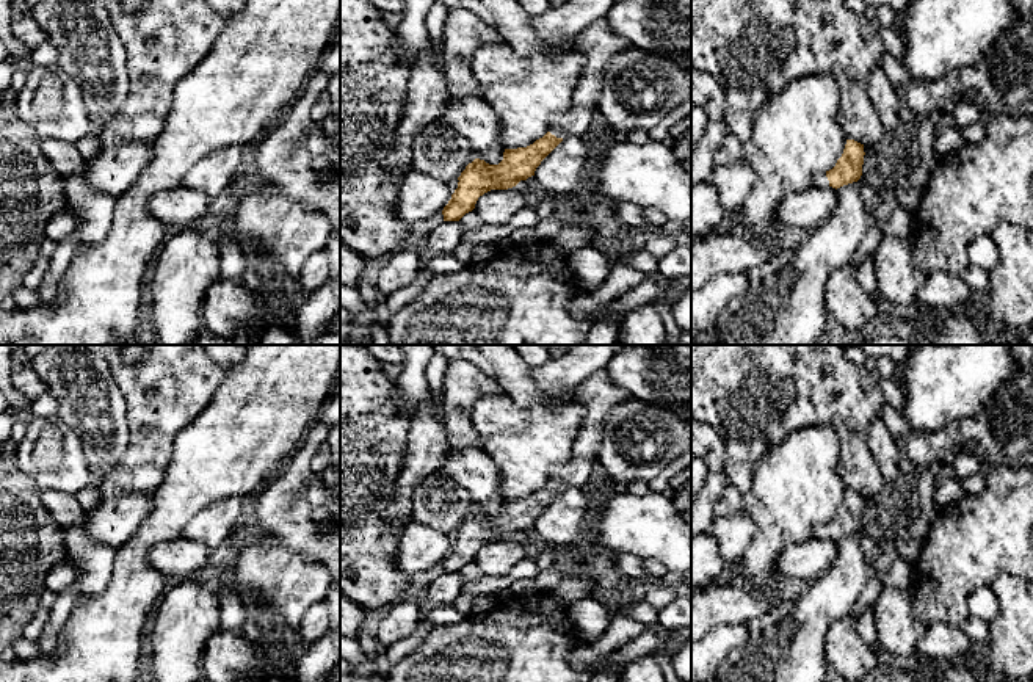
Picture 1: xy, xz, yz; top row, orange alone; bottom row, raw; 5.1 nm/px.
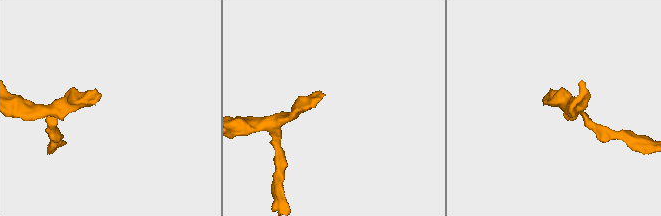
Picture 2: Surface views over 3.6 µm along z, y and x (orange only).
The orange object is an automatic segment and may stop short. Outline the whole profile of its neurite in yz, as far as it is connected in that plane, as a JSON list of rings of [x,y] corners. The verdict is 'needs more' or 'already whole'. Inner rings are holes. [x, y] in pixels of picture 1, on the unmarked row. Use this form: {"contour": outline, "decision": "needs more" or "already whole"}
{"contour": [[[846,491],[843,505],[835,517],[826,524],[814,527],[814,538],[832,538],[837,541],[843,536],[857,533],[862,527],[864,506],[864,495],[854,491]]], "decision": "needs more"}

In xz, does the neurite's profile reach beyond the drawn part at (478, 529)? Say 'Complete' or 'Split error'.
Split error

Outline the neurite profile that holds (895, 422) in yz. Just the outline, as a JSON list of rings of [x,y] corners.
[[[884,403],[881,420],[884,422],[897,444],[903,447],[908,436],[912,433],[912,428],[904,415],[897,412],[889,403]]]

